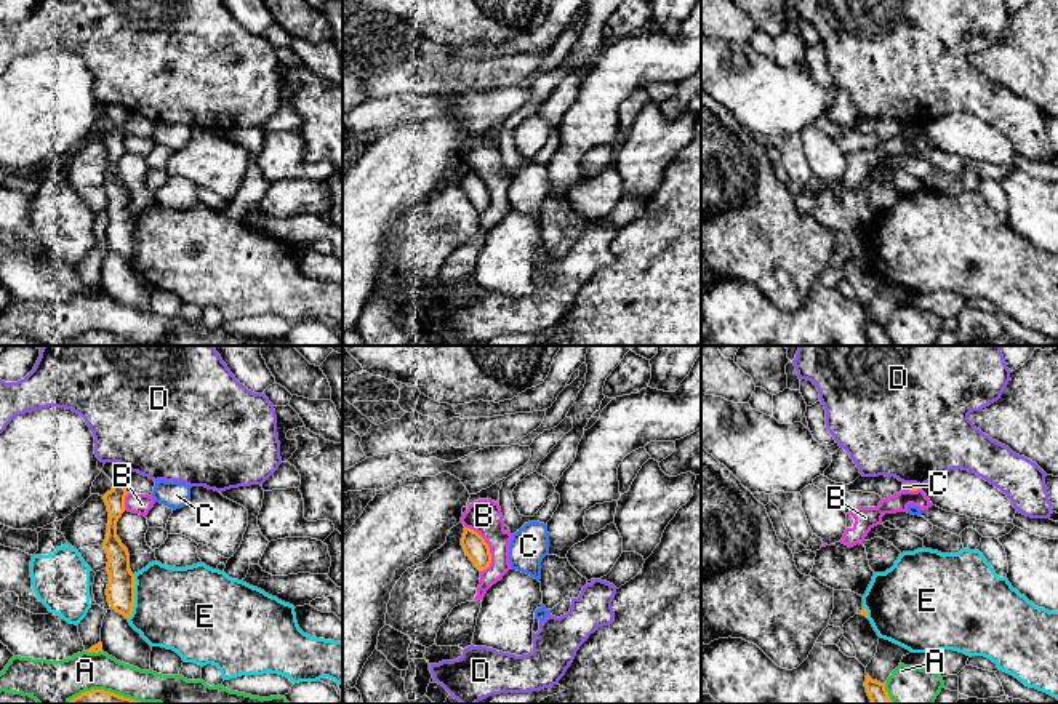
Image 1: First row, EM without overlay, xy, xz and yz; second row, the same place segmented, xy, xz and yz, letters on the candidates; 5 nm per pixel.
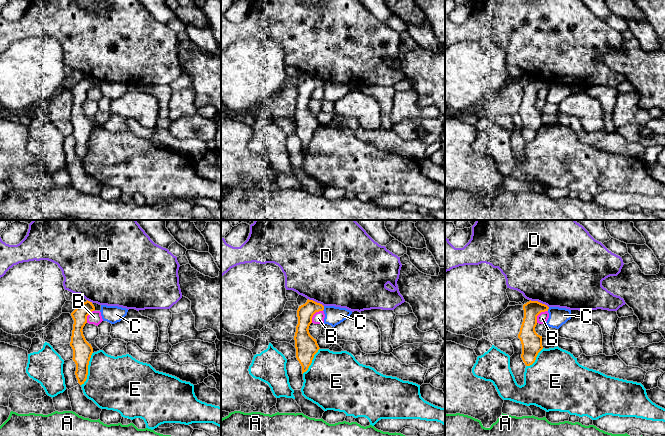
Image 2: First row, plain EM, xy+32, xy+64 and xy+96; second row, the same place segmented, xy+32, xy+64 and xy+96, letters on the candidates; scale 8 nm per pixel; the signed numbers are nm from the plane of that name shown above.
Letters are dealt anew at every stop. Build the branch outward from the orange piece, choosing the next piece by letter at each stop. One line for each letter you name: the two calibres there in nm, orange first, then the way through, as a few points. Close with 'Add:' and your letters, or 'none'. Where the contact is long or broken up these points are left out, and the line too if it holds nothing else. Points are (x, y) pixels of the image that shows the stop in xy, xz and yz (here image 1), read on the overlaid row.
Add: none

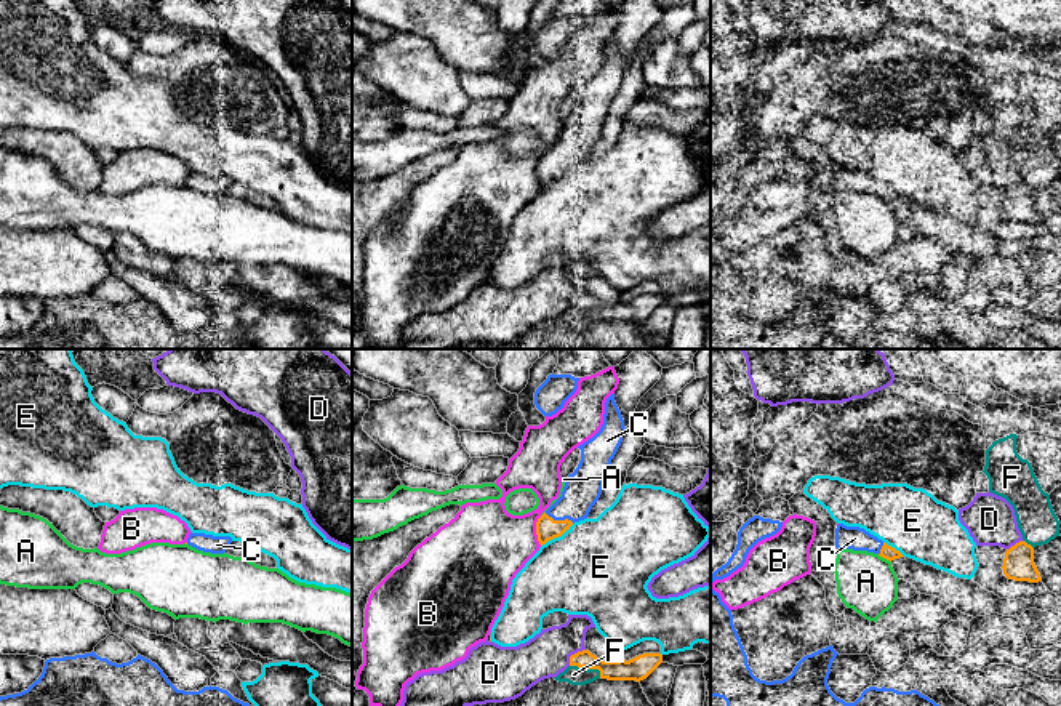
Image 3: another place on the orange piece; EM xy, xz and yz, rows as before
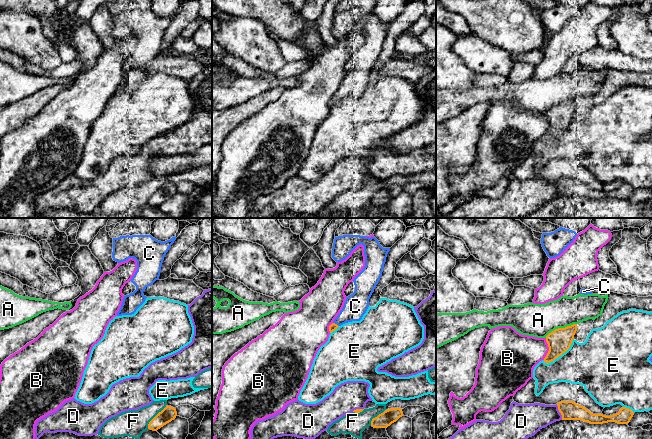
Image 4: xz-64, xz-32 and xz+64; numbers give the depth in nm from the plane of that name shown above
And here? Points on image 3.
C: 120 nm thick on the orange side, 190 nm on the other
Add: C

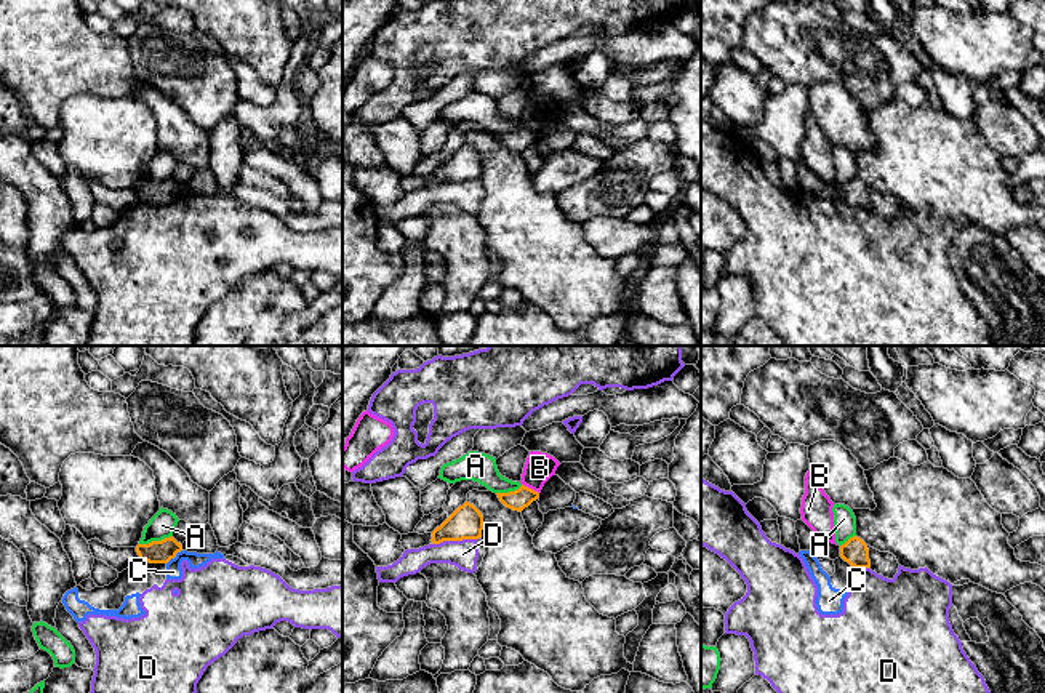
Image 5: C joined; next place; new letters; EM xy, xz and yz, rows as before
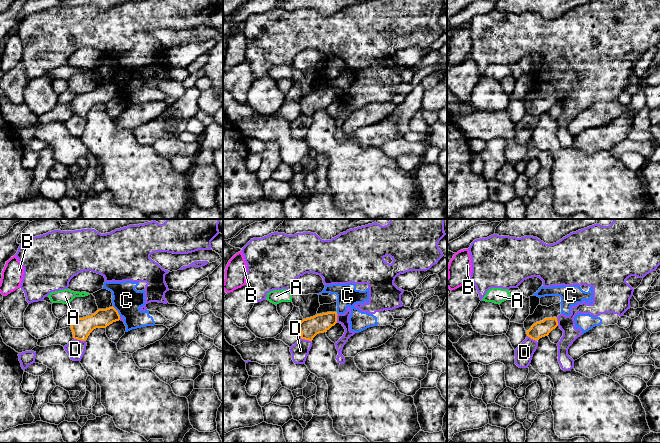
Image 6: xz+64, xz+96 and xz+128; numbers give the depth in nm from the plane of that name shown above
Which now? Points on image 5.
Add: none

